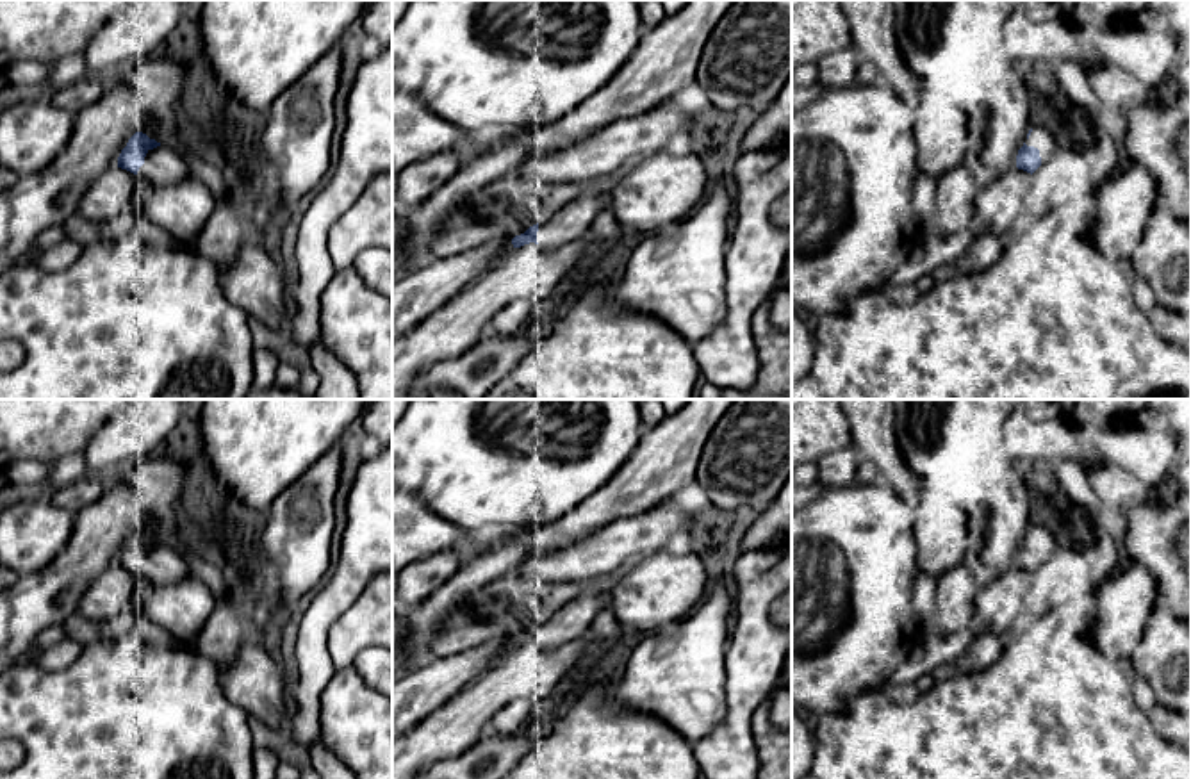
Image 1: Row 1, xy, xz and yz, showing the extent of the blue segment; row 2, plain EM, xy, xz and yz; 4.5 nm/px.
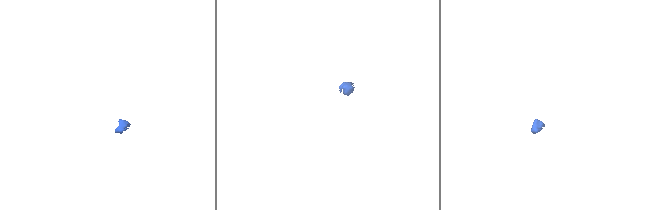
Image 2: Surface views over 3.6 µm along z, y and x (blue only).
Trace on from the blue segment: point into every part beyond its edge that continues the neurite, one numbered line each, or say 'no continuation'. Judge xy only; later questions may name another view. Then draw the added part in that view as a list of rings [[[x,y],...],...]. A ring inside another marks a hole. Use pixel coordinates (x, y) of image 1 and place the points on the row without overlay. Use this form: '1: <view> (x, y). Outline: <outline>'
1: xy (163, 565). Outline: [[[164,544],[148,549],[144,563],[137,570],[137,578],[152,585],[169,585],[189,574],[187,560],[177,549]]]

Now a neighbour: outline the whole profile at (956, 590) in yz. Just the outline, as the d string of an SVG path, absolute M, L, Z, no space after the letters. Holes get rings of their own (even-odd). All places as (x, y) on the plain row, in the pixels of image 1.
M956 565L940 576L936 579L936 611L931 627L943 635L972 627L979 590L975 576L965 565Z

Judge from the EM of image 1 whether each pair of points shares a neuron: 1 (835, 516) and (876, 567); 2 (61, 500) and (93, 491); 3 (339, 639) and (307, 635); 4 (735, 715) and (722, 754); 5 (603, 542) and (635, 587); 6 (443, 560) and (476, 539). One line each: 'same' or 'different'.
1: same
2: same
3: different
4: same
5: different
6: different

